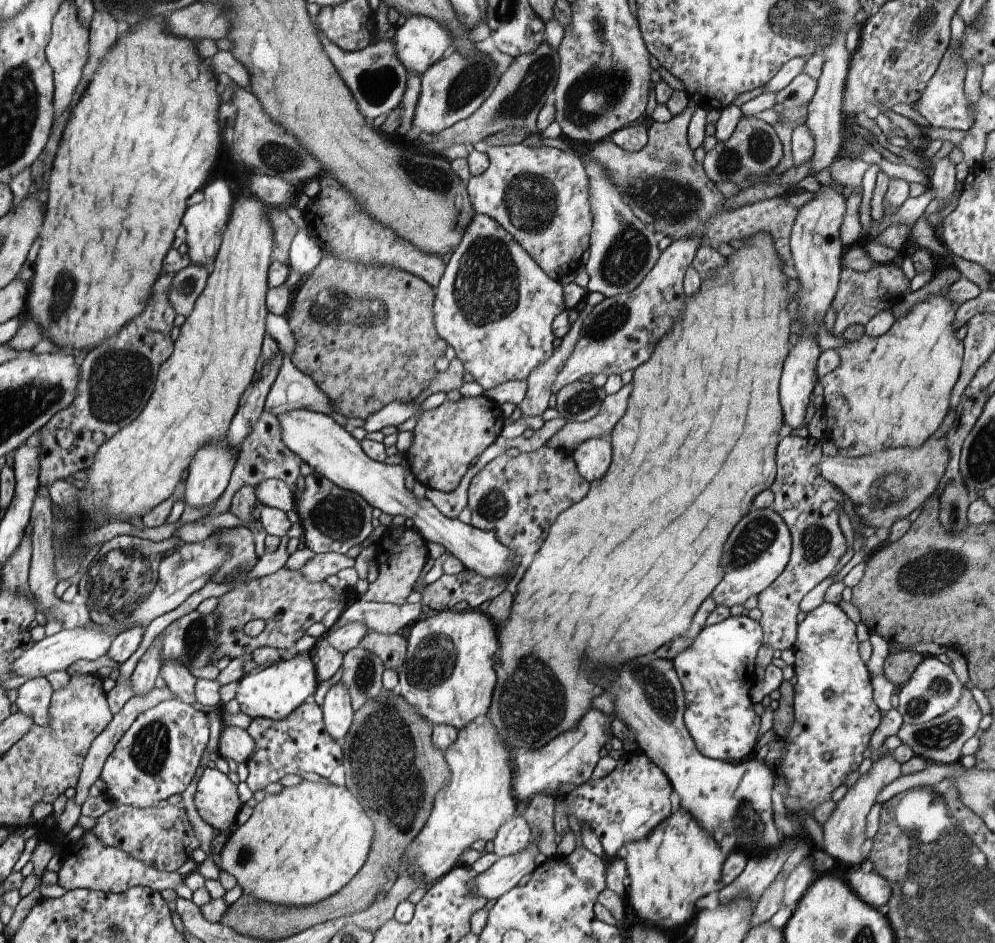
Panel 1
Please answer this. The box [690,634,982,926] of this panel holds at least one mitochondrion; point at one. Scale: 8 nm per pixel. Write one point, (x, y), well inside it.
(941, 735)

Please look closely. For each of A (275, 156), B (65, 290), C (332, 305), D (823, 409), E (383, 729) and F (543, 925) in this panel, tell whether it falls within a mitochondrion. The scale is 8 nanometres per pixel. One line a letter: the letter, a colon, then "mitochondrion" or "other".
A: mitochondrion
B: mitochondrion
C: mitochondrion
D: other
E: mitochondrion
F: other

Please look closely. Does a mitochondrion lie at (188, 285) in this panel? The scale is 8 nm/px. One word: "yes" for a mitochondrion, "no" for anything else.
yes

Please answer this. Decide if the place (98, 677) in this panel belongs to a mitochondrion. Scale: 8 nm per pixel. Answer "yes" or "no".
no

